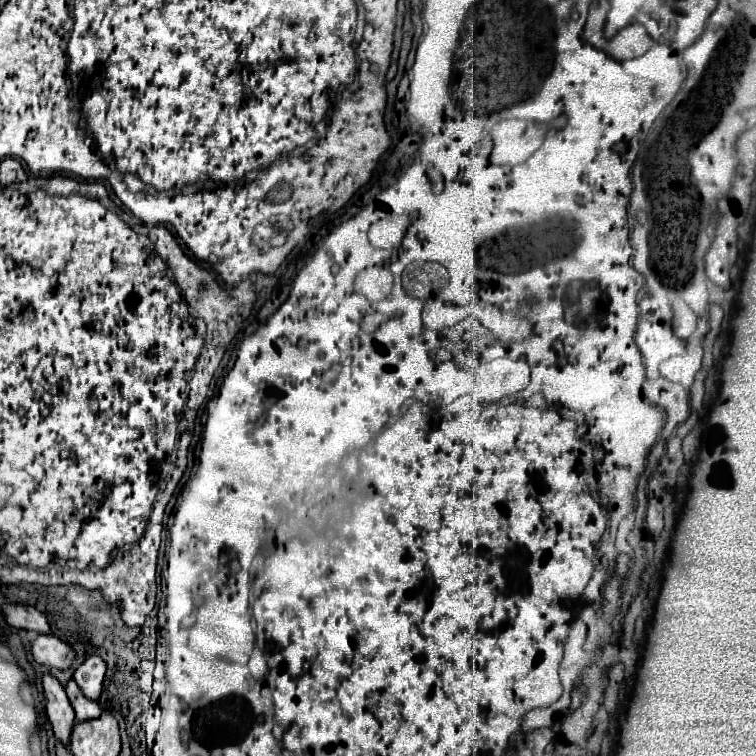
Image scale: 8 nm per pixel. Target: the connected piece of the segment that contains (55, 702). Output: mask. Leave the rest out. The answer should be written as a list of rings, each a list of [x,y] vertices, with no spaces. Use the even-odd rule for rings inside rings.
[[[43,674],[43,694],[45,694],[45,714],[49,718],[49,724],[55,736],[63,740],[63,744],[67,746],[71,728],[75,724],[75,714],[67,700],[67,694],[63,692],[63,686],[57,682],[57,678],[51,674]]]

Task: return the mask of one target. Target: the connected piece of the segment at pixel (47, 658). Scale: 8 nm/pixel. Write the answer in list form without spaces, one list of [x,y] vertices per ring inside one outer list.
[[[39,634],[31,642],[31,654],[39,664],[43,664],[43,666],[49,664],[59,670],[69,668],[75,658],[75,650],[53,634]]]

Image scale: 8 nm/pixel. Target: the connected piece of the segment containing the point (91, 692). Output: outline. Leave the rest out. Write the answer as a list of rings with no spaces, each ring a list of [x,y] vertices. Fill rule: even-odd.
[[[87,656],[85,662],[75,670],[73,680],[89,700],[97,700],[103,690],[103,678],[105,678],[105,662],[99,656]]]

